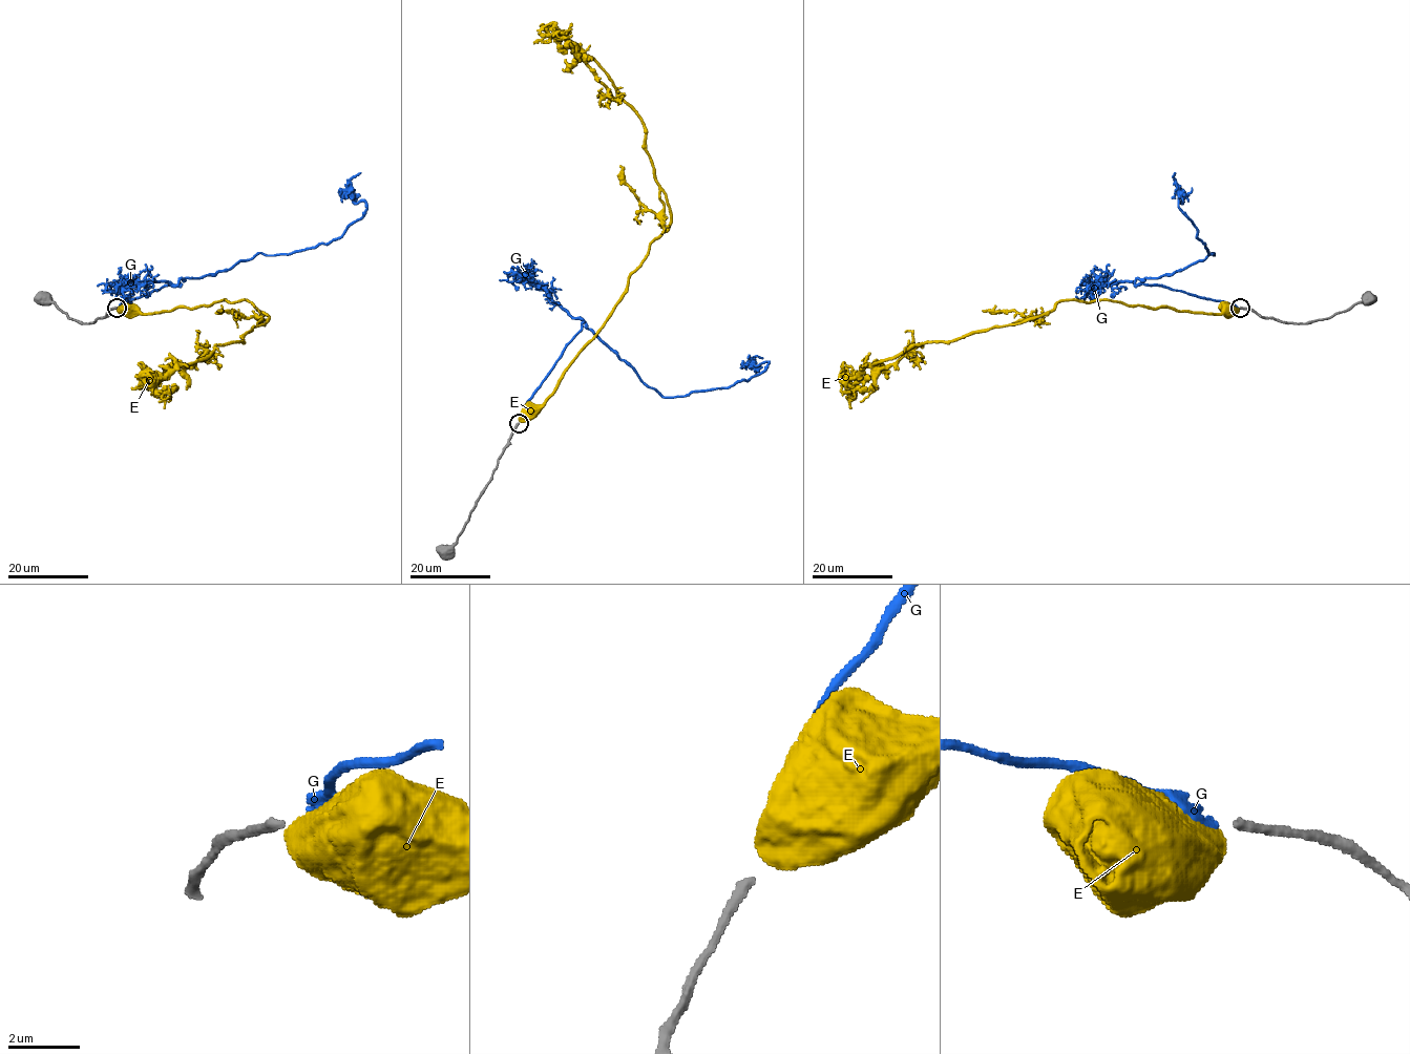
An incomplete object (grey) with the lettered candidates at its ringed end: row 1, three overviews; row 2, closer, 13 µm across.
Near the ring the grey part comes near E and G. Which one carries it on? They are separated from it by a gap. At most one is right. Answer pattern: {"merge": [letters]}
{"merge": ["G"]}

